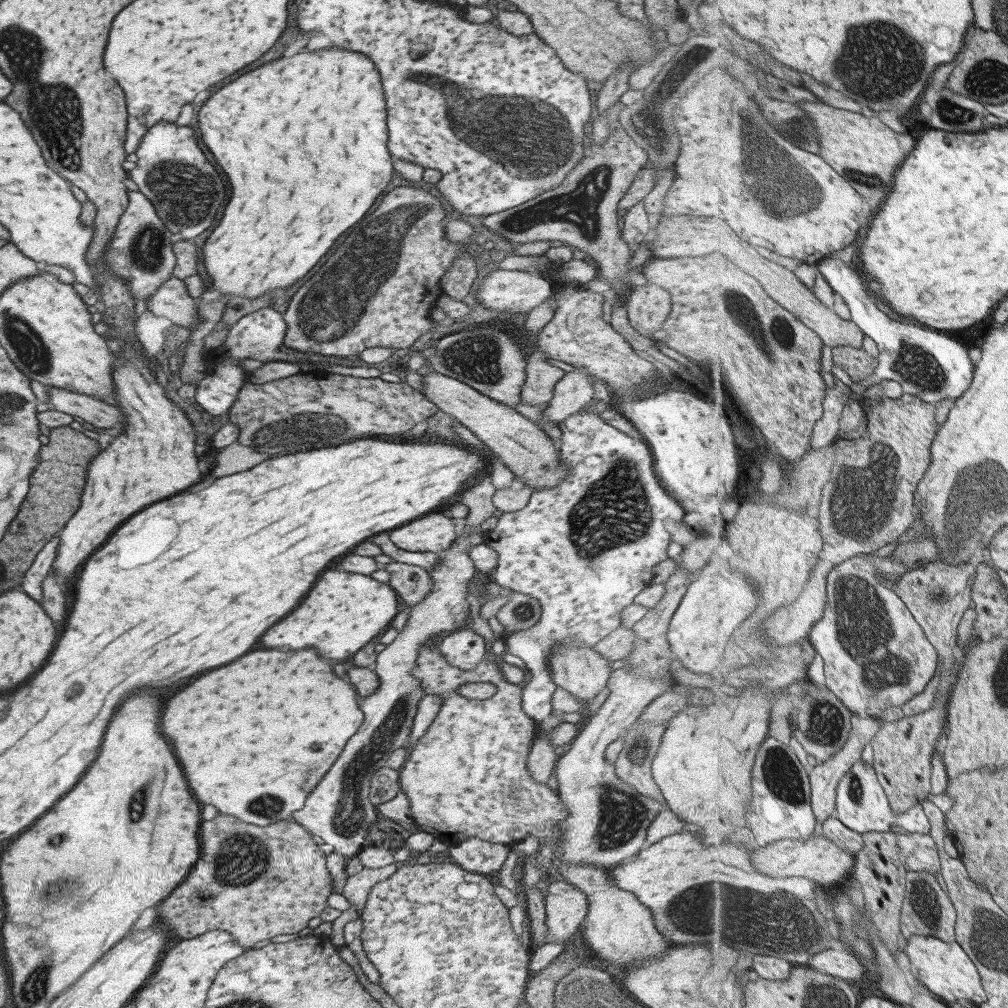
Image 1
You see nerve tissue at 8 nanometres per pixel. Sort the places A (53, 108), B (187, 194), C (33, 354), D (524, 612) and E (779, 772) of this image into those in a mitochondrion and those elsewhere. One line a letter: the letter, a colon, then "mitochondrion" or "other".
A: mitochondrion
B: mitochondrion
C: mitochondrion
D: mitochondrion
E: mitochondrion

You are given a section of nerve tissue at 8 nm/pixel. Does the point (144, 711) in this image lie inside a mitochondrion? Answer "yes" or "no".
no

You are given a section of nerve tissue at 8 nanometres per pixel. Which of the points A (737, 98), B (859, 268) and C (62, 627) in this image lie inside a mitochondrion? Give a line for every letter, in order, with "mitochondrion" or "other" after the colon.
A: other
B: other
C: other

